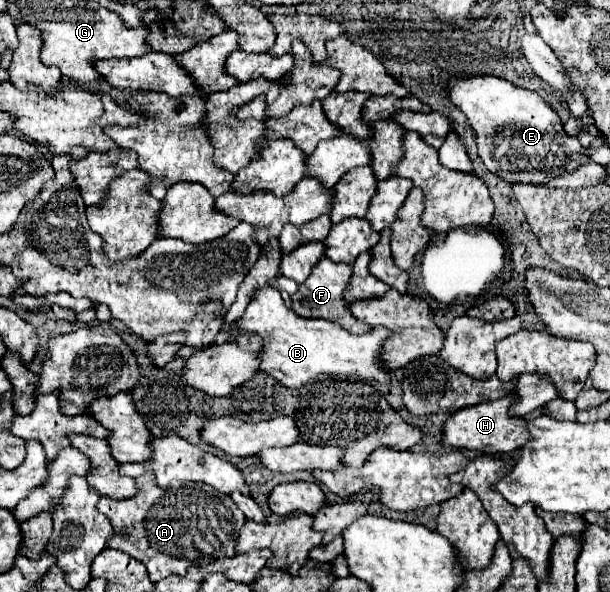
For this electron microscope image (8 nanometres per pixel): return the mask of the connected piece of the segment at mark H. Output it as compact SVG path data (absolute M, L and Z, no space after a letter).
M506 393L502 399L490 403L478 403L474 407L464 407L456 411L444 425L444 443L456 449L474 449L480 453L512 453L520 449L526 439L530 439L528 421L524 417L508 415L510 405L514 403L514 393Z

